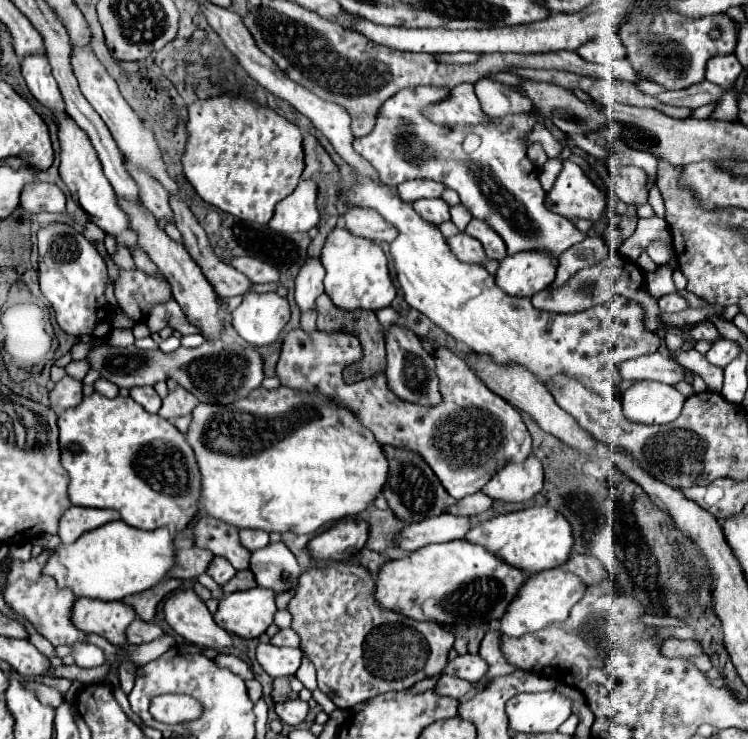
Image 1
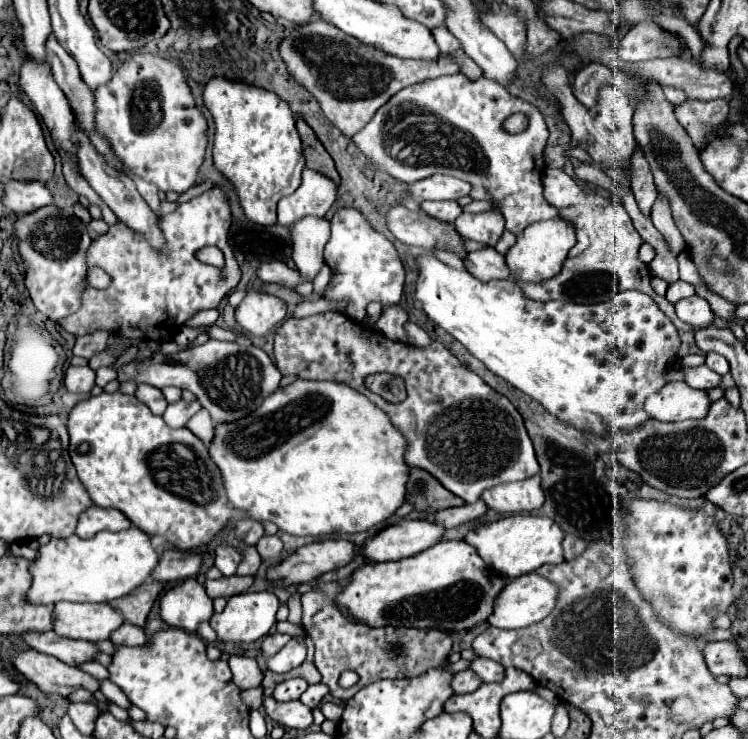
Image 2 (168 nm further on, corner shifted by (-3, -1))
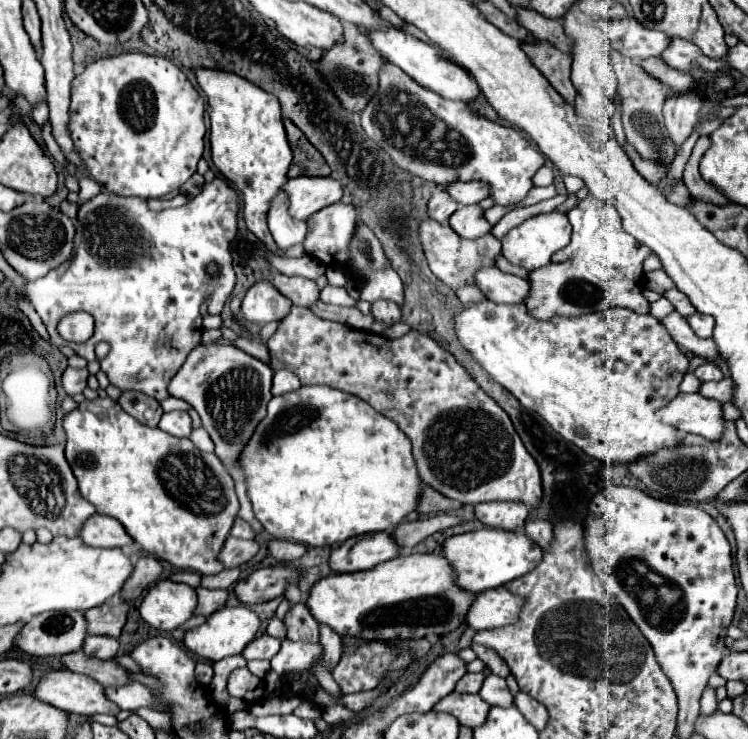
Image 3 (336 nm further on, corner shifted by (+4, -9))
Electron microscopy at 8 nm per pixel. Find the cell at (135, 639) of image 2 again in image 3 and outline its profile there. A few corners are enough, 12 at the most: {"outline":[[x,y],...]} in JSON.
{"outline":[[87,636],[85,656],[111,660],[119,650],[115,638]]}

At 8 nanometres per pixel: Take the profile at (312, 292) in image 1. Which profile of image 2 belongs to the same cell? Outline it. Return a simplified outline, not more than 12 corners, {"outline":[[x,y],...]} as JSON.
{"outline":[[306,218],[290,228],[292,260],[314,282],[324,266],[330,222]]}

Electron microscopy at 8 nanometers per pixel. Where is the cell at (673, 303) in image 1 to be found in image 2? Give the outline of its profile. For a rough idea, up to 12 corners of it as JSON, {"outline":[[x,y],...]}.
{"outline":[[700,296],[674,304],[682,322],[708,326],[714,318],[710,304]]}

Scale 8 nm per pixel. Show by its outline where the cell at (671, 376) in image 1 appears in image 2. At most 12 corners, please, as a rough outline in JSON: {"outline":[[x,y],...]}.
{"outline":[[706,364],[682,368],[684,382],[692,388],[716,388],[720,374]]}

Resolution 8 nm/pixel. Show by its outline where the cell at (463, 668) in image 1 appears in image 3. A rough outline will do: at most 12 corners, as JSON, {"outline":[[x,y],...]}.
{"outline":[[489,674],[481,698],[491,706],[513,706],[505,678]]}

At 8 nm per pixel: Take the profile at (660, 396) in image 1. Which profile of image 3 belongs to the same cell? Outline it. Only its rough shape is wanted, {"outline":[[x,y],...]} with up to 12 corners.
{"outline":[[679,394],[657,418],[713,442],[725,432],[723,406]]}

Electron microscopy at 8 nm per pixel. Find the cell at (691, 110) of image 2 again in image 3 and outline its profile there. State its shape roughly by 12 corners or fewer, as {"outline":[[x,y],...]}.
{"outline":[[701,136],[685,166],[683,180],[695,200],[727,206],[731,200],[715,192],[699,176],[699,160],[709,148]]}

